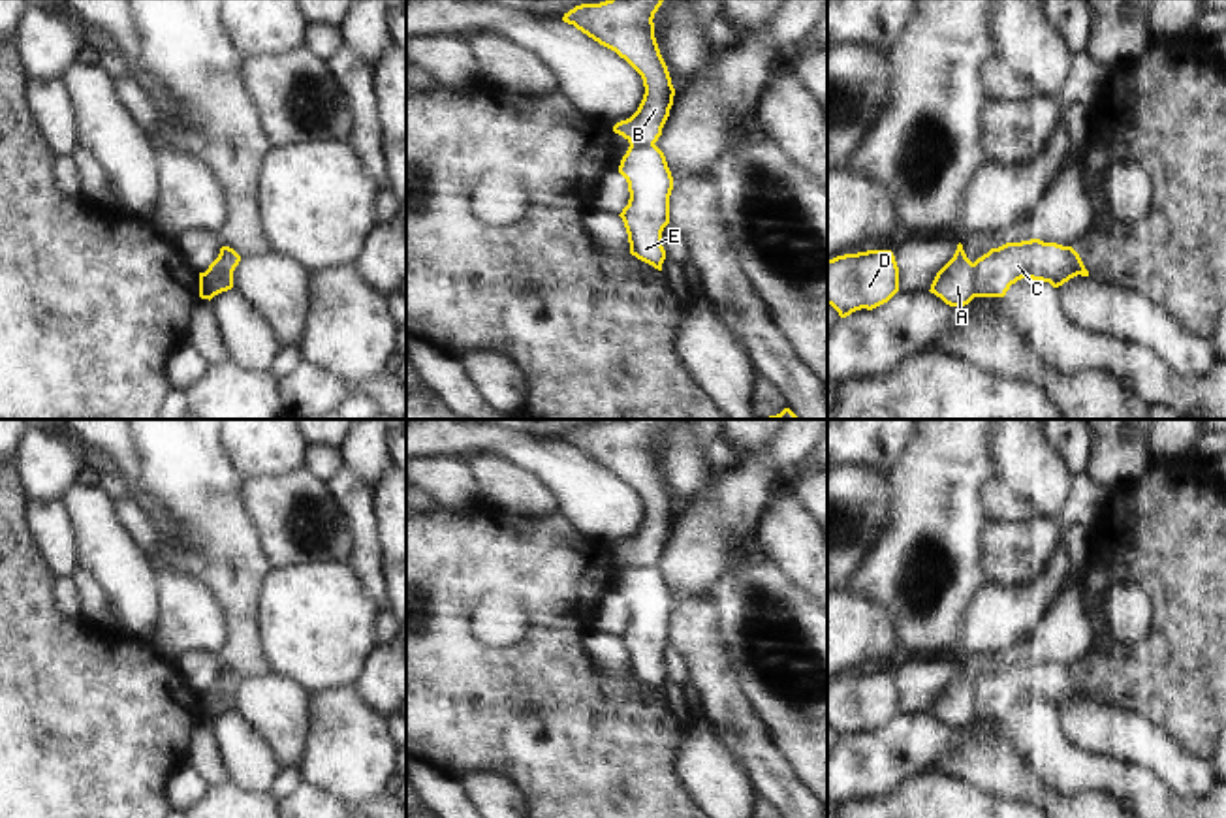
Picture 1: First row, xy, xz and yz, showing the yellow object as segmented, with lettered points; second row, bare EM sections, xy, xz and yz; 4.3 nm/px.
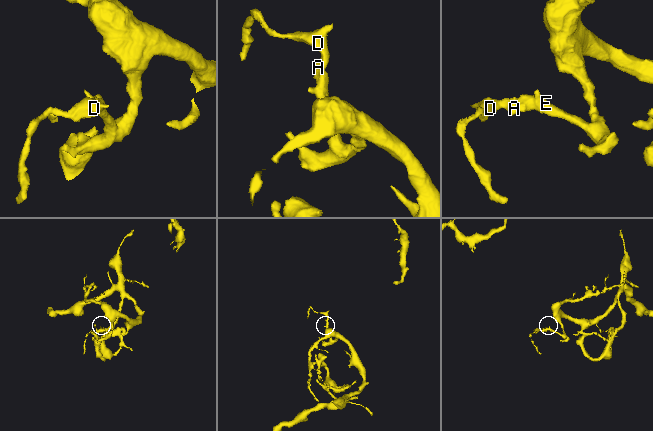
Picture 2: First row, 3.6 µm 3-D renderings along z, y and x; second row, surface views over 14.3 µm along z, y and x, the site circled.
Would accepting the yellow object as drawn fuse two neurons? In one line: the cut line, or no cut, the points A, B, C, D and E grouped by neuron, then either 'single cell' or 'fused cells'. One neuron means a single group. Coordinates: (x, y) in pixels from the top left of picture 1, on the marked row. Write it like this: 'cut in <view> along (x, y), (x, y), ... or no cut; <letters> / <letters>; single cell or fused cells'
cut in yz along (973, 264), (973, 292), (976, 296); A B D / C E; fused cells

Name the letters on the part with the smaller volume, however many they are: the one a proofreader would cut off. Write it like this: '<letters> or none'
A, B, D

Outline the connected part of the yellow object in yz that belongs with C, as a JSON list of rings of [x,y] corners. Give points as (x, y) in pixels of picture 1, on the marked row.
[[[1040,239],[1006,243],[974,261],[974,293],[976,297],[1004,297],[1021,278],[1059,288],[1077,275],[1089,276],[1089,271],[1072,246]]]

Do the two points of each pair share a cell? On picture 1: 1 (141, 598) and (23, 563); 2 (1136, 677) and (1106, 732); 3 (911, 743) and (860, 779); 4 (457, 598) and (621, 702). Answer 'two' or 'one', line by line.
1: two
2: two
3: one
4: one

